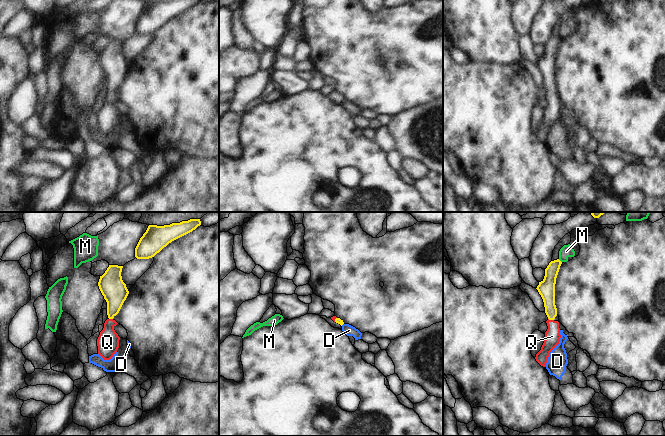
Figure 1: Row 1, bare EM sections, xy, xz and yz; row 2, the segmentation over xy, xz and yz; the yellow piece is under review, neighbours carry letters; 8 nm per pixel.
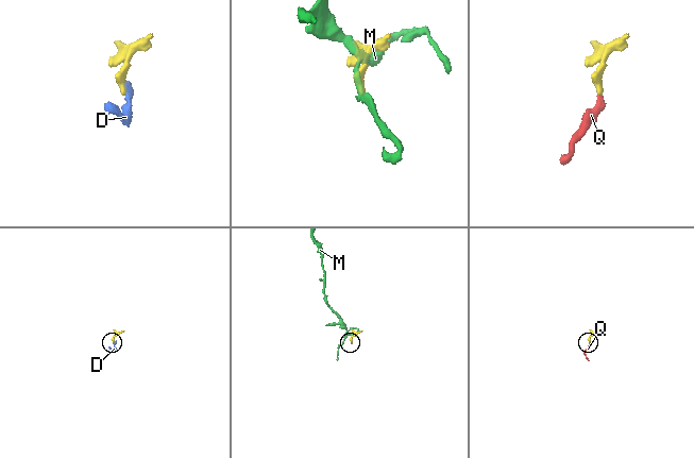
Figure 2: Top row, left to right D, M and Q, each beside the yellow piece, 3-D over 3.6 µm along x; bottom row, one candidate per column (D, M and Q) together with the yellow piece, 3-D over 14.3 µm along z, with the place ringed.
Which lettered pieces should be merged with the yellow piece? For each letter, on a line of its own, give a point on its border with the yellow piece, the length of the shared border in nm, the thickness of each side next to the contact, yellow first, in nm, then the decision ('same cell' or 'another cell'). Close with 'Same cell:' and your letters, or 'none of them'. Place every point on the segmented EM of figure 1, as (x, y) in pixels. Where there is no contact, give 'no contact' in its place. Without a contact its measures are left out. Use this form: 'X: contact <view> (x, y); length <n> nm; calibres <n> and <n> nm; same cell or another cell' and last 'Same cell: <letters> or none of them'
D: contact xz (342, 324); length 30 nm; calibres 50 and 90 nm; another cell
M: contact yz (560, 261); length 40 nm; calibres 140 and 100 nm; another cell
Q: contact yz (551, 319); length 50 nm; calibres 140 and 130 nm; same cell
Same cell: Q

